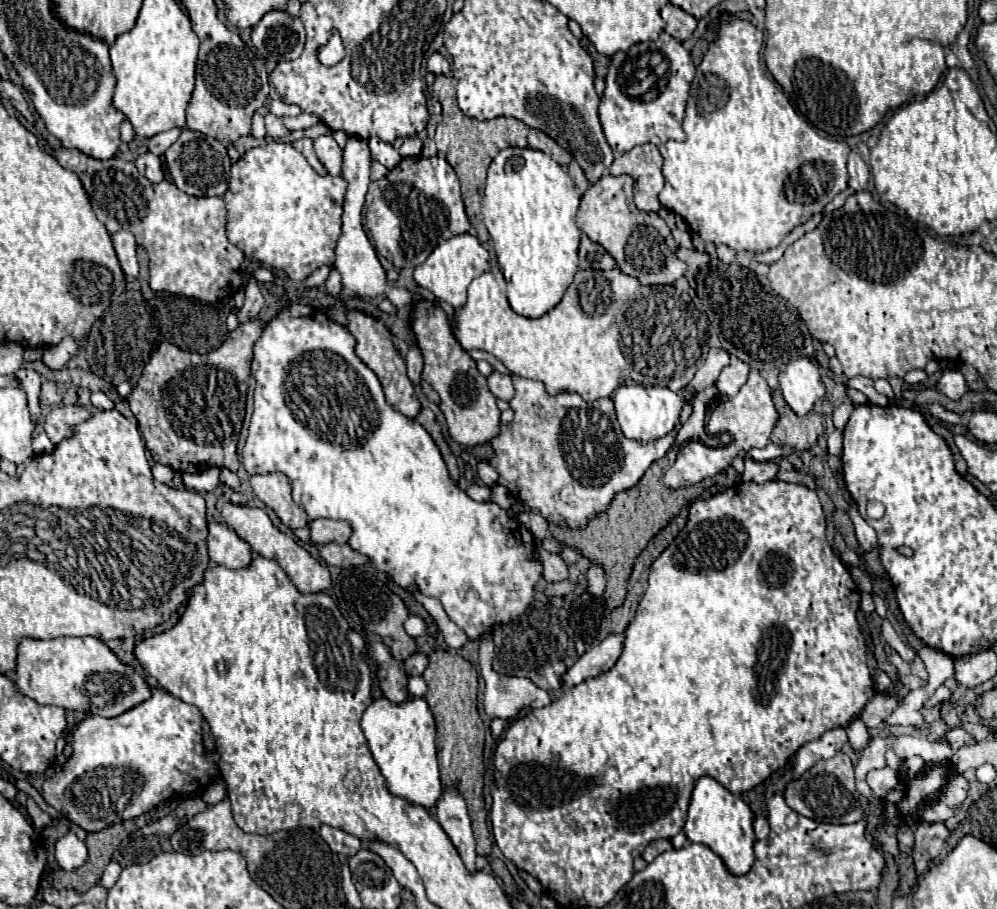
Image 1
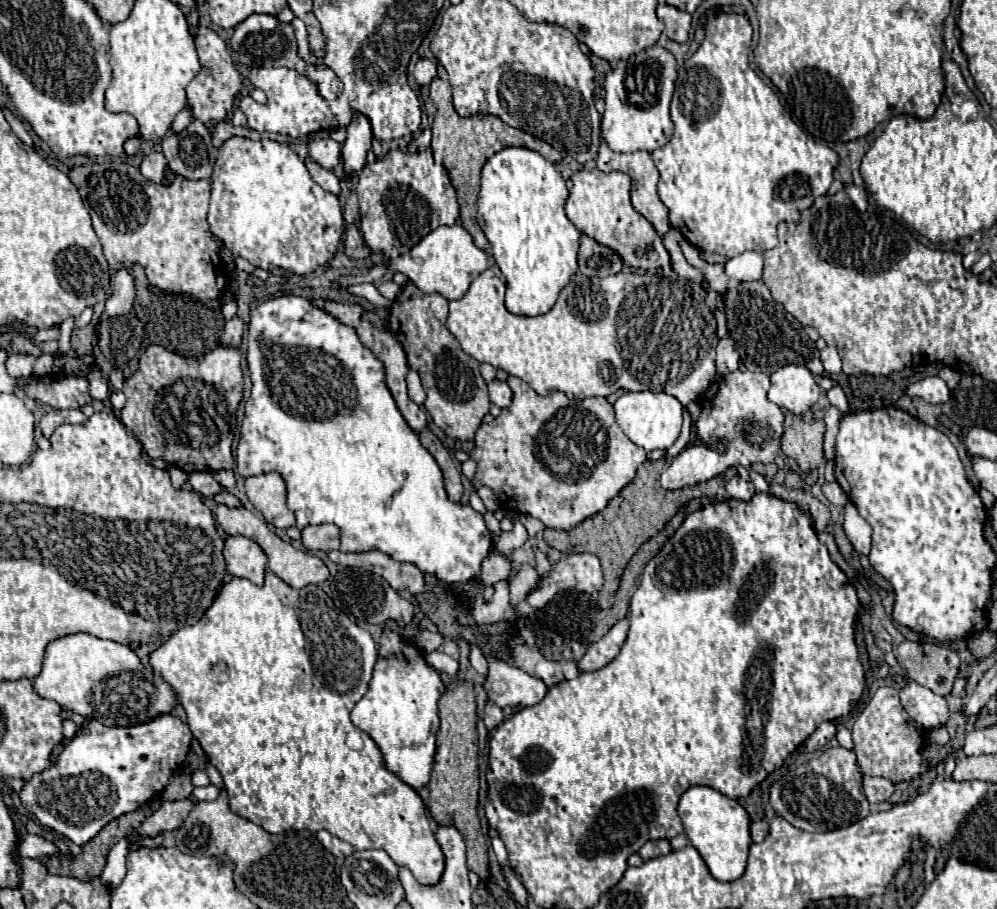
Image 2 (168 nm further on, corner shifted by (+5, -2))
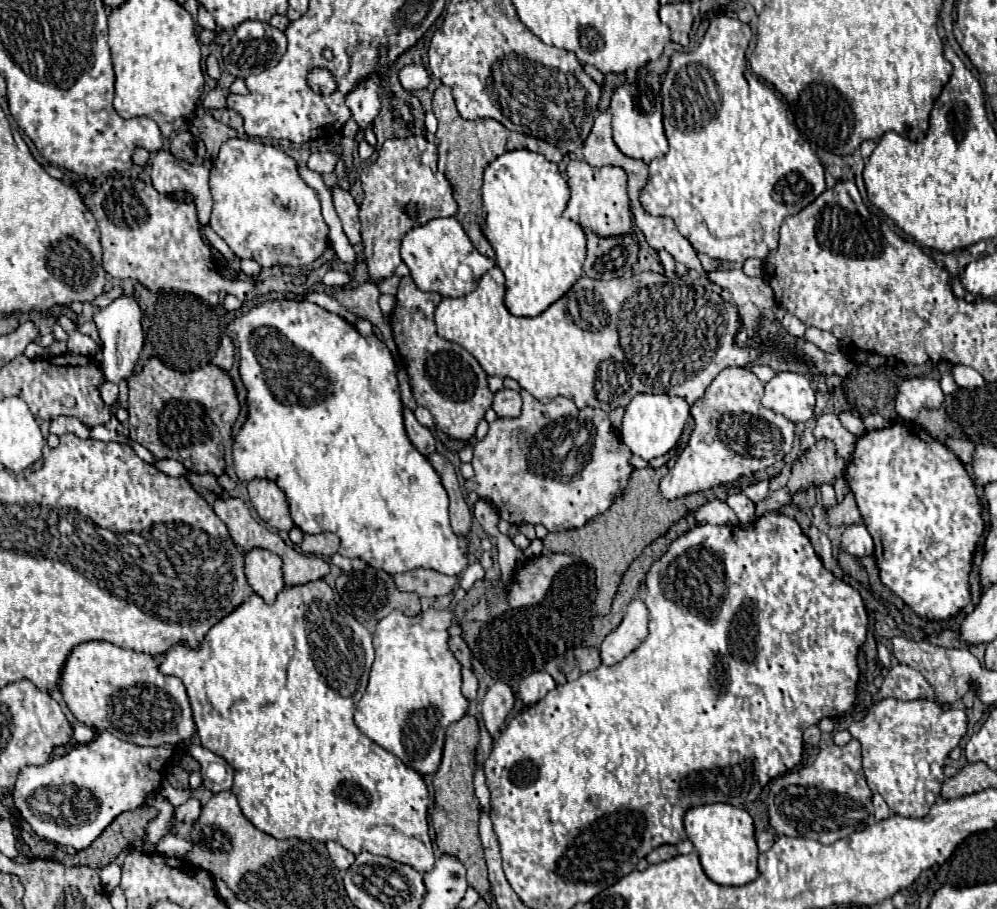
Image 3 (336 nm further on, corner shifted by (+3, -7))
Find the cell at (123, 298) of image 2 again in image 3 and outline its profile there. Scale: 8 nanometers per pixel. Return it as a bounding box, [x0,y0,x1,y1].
[93,296,143,382]

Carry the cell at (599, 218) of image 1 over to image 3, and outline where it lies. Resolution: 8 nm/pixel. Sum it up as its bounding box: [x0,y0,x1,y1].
[565,160,631,236]

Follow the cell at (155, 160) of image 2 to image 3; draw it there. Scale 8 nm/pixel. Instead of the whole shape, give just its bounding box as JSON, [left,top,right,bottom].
[151,150,213,226]

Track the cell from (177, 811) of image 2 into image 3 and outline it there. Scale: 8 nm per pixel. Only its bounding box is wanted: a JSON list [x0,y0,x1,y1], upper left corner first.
[175,798,201,822]

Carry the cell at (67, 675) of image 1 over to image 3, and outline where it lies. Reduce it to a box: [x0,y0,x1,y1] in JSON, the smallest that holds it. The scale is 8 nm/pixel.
[59,642,195,746]

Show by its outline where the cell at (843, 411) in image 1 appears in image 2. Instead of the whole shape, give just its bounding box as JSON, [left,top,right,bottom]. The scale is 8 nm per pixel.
[825,407,841,459]

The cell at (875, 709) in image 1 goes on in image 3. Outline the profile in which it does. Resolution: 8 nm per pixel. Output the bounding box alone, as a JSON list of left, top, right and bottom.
[847,698,967,818]

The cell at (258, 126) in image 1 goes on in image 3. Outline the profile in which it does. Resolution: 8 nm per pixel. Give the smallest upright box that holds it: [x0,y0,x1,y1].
[219,108,243,136]

